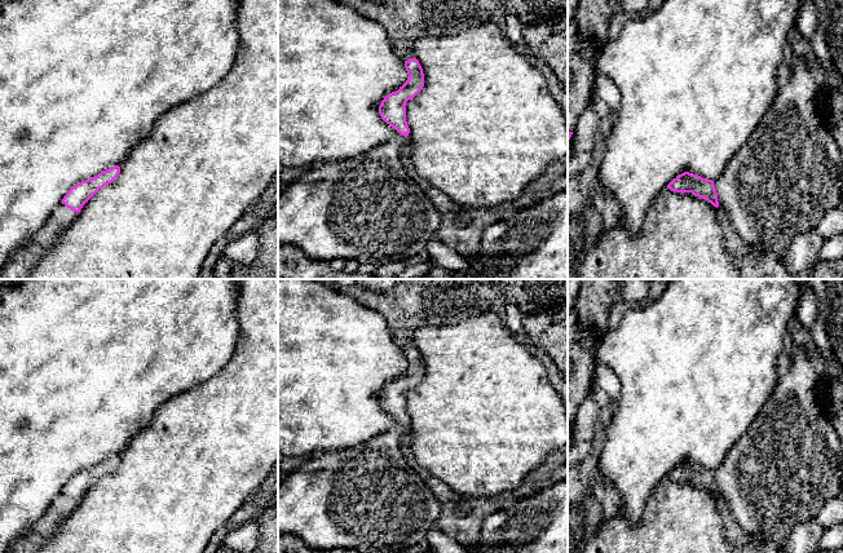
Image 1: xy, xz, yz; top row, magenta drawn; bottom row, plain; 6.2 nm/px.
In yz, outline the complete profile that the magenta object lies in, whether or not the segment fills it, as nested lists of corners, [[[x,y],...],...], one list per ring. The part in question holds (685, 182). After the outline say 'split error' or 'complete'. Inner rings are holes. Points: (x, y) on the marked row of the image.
[[[812,52],[806,58],[795,58],[795,62],[791,68],[791,78],[785,87],[778,88],[776,97],[762,118],[759,124],[756,125],[755,130],[747,138],[746,143],[736,152],[736,155],[729,160],[724,172],[718,180],[706,180],[698,174],[692,174],[689,172],[684,172],[674,178],[668,185],[667,189],[676,193],[692,193],[694,196],[702,198],[711,203],[714,207],[720,207],[725,211],[728,220],[731,222],[732,229],[737,233],[737,236],[746,243],[747,245],[756,248],[759,252],[759,257],[764,253],[772,252],[776,253],[777,257],[781,260],[782,255],[789,248],[790,243],[796,235],[816,230],[820,220],[822,216],[831,209],[839,207],[842,198],[843,198],[843,164],[840,162],[840,152],[839,147],[834,140],[831,133],[831,121],[834,116],[830,112],[830,96],[831,93],[827,89],[826,84],[826,72],[825,68],[818,63],[815,53]]] | split error

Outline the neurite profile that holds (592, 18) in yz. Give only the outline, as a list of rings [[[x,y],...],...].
[[[579,0],[573,22],[581,37],[591,43],[588,49],[568,54],[568,130],[574,132],[578,120],[593,94],[597,76],[596,57],[610,40],[612,17],[621,12],[621,0]]]

